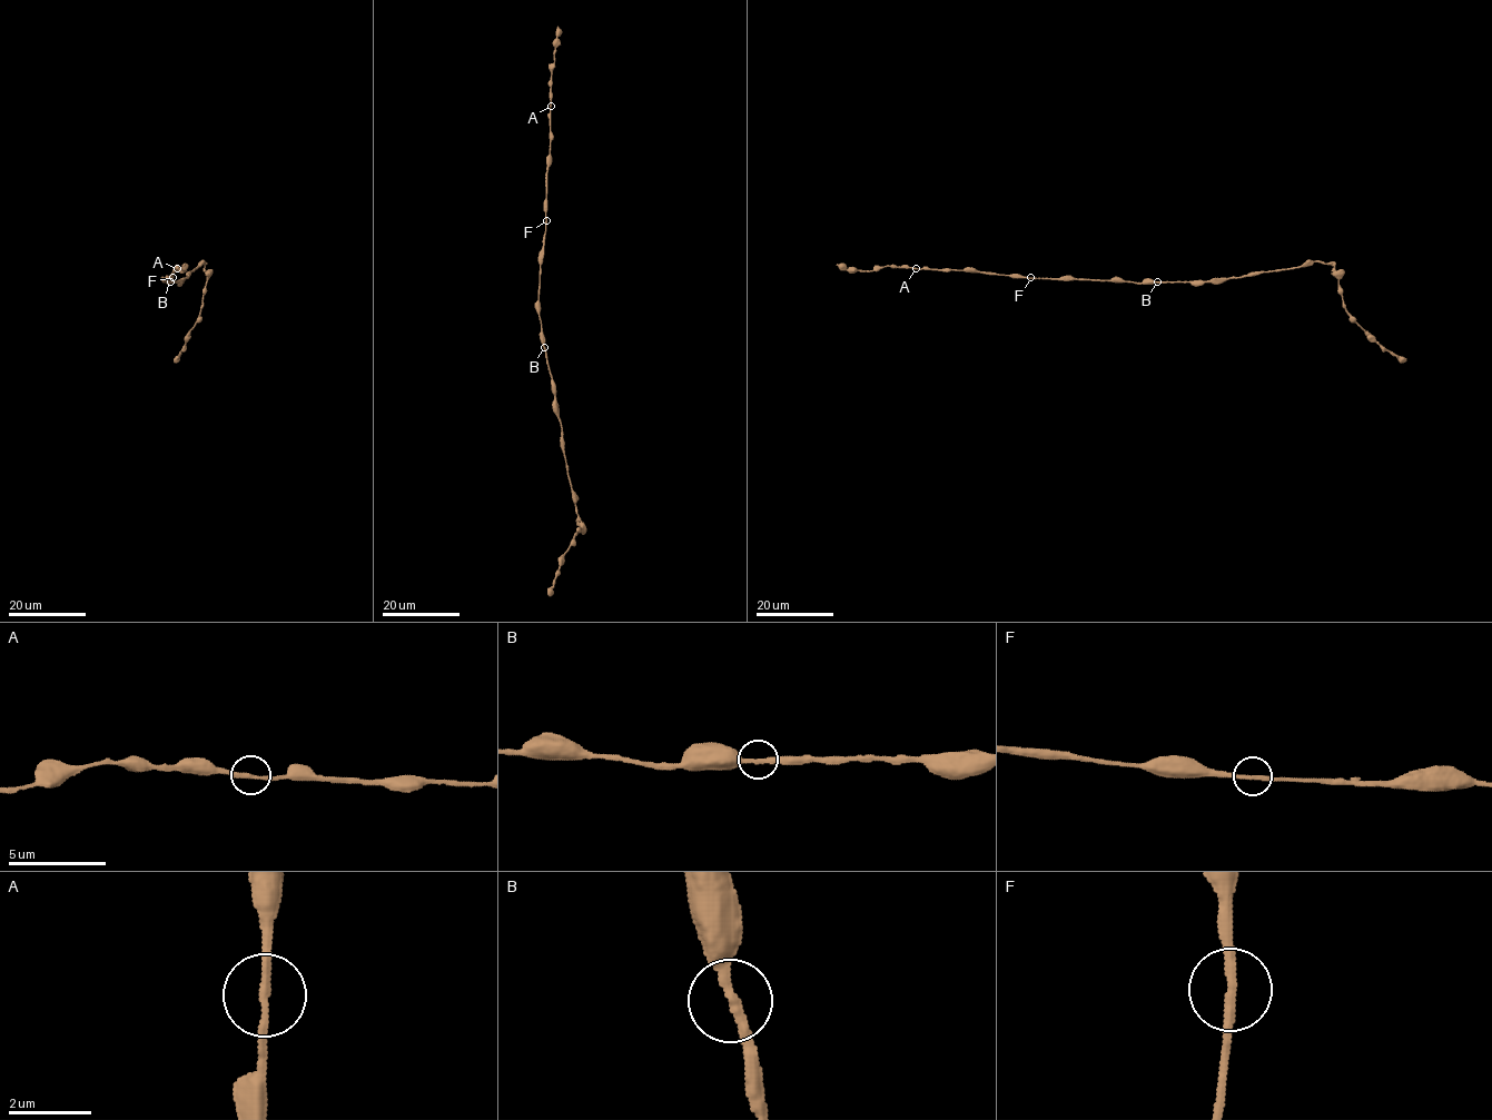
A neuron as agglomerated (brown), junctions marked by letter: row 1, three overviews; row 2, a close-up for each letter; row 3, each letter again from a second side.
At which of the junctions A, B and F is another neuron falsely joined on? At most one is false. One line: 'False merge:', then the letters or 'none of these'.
False merge: none of these

